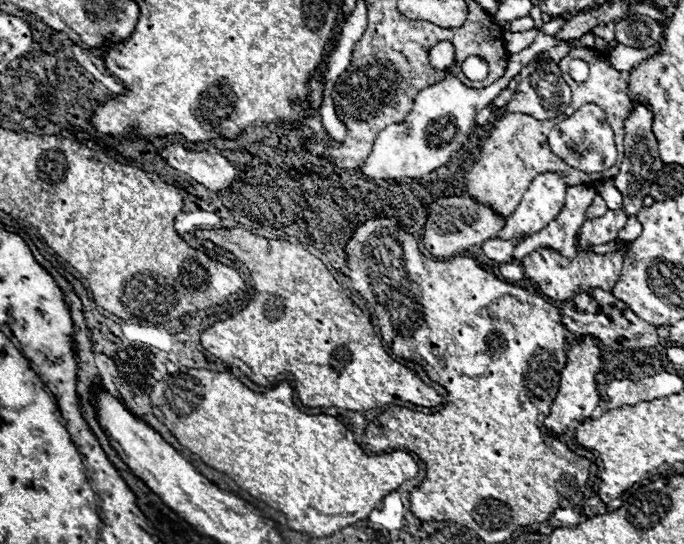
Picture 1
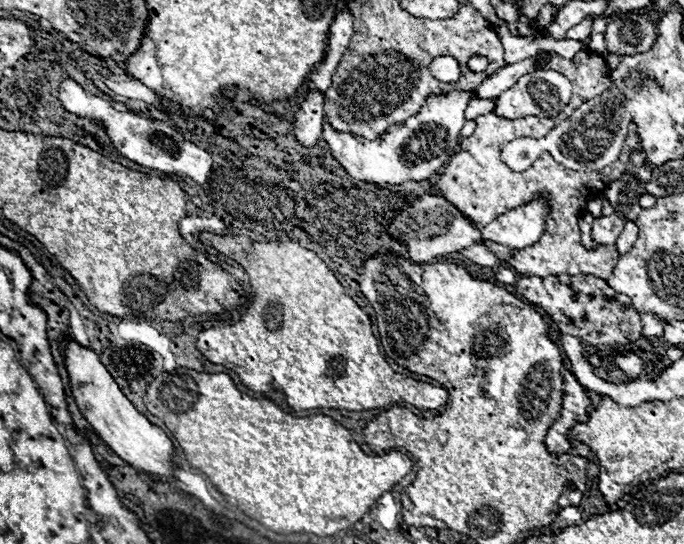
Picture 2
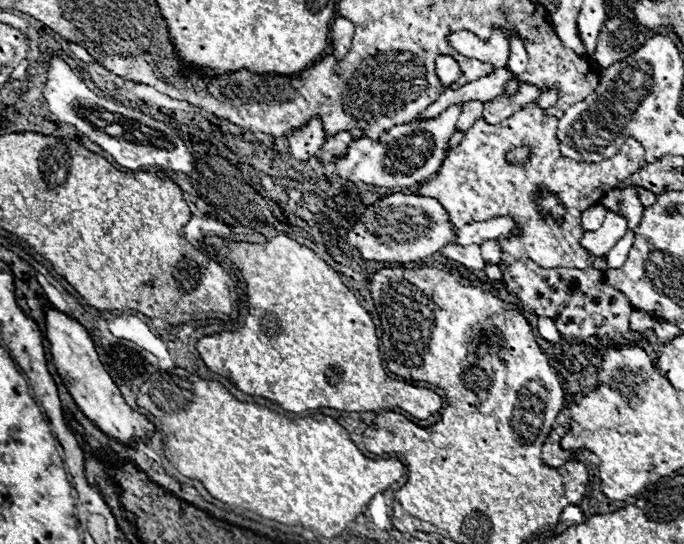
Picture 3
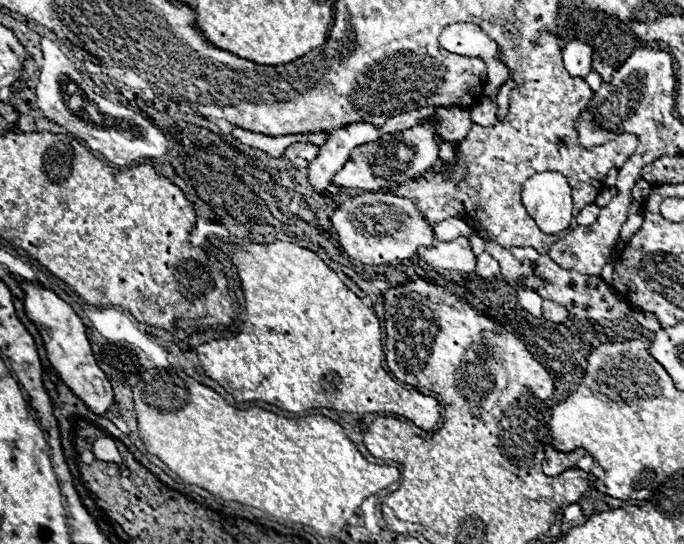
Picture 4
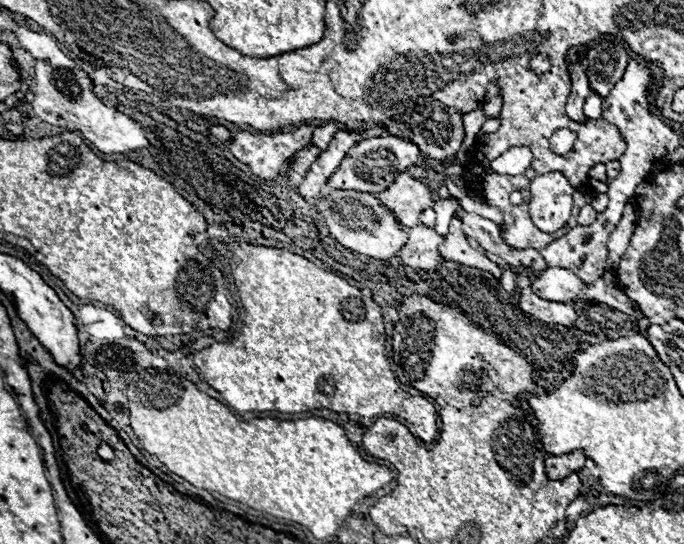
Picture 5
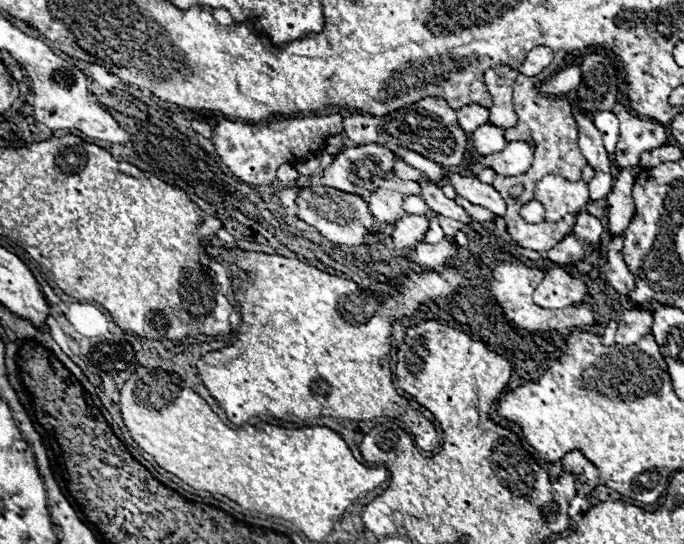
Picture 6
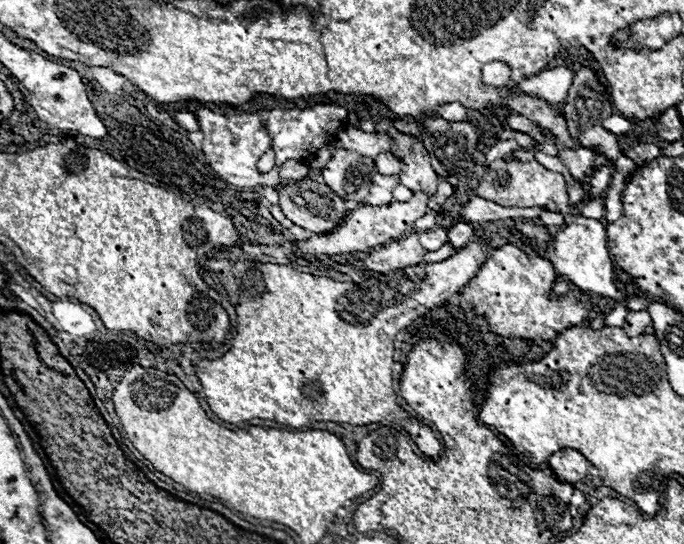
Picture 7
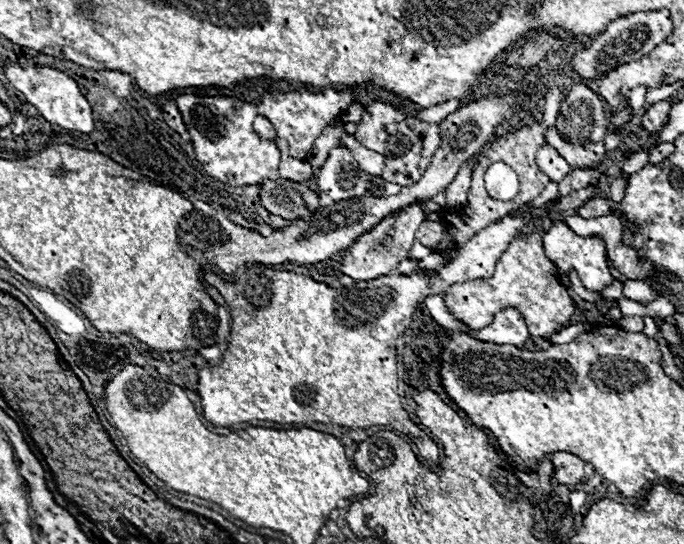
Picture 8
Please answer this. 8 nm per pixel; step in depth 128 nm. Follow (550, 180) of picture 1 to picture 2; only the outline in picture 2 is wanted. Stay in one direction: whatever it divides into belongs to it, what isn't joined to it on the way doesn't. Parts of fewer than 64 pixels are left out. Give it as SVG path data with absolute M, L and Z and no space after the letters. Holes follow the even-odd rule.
M540 198L498 216L482 228L482 240L498 242L508 248L524 248L538 242L548 220L546 204L546 198Z

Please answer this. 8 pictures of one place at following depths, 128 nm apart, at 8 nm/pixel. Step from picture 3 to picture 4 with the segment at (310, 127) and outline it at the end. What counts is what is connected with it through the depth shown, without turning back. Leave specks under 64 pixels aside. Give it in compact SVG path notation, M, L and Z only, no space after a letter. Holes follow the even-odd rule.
M296 142L286 148L288 160L294 164L294 168L306 168L318 154L318 146L310 142Z

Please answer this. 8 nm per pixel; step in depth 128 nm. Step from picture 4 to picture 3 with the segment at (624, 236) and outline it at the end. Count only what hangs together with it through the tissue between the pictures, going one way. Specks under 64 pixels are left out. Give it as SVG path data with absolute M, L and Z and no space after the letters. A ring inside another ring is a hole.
M628 186L628 188L612 188L610 192L606 192L606 196L600 200L602 206L606 206L610 212L616 212L620 216L624 216L628 220L628 228L636 228L640 218L642 218L642 210L644 206L638 200L636 194L638 186Z

